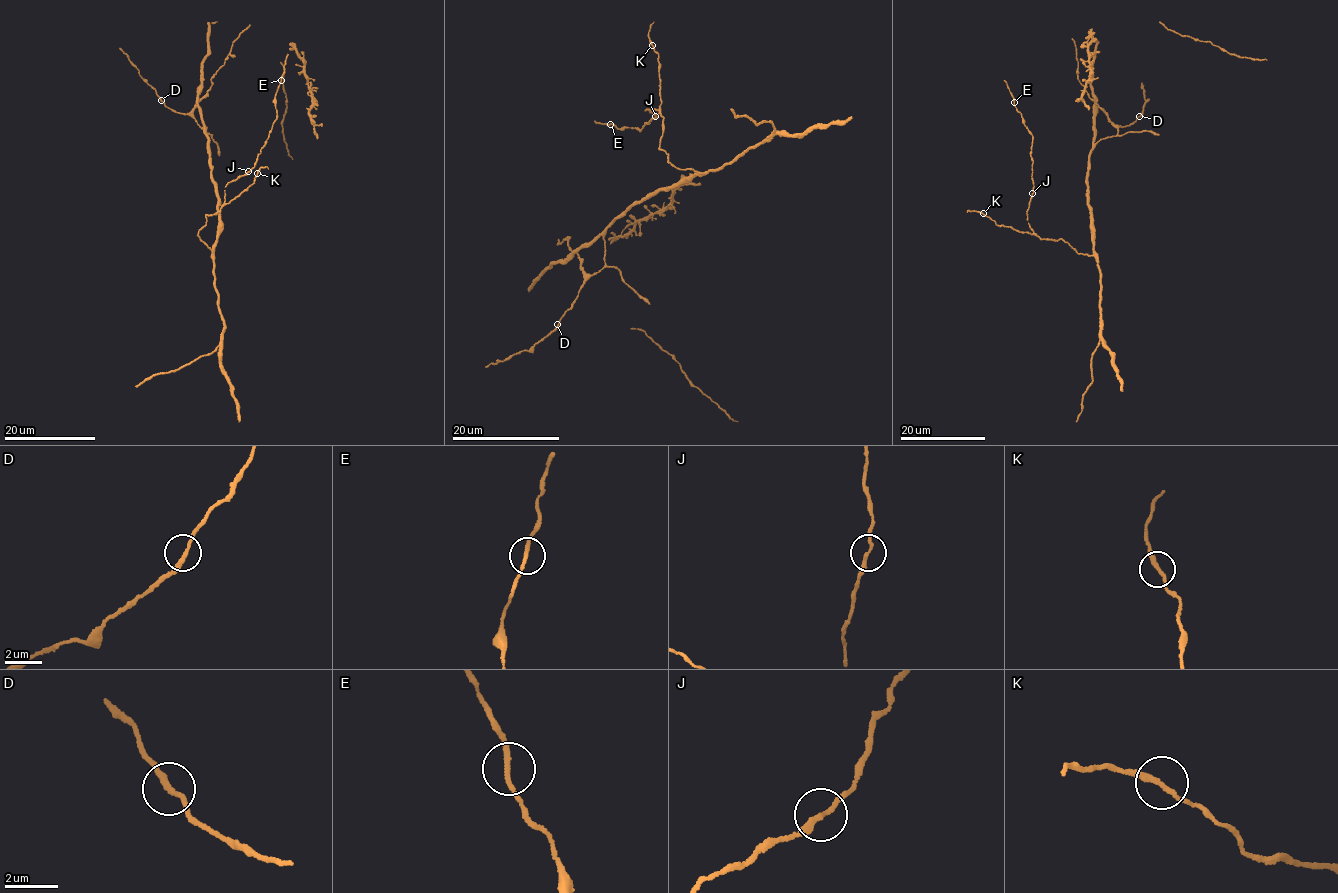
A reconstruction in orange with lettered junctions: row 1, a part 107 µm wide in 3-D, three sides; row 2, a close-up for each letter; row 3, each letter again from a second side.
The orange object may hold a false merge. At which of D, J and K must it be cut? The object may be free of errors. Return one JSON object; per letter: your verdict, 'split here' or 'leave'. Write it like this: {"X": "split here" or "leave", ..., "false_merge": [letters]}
{"D": "leave", "J": "leave", "K": "leave", "false_merge": []}

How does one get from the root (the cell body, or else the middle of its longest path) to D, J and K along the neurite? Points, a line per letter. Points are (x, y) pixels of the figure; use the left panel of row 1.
D: (205, 129), (194, 118), (178, 113), (161, 100)
J: (205, 129), (219, 216), (219, 237), (209, 249), (198, 233), (206, 215), (221, 211), (225, 187), (249, 171)
K: (205, 129), (219, 216), (219, 237), (209, 249), (198, 233), (206, 215), (221, 211), (253, 183), (257, 172)

